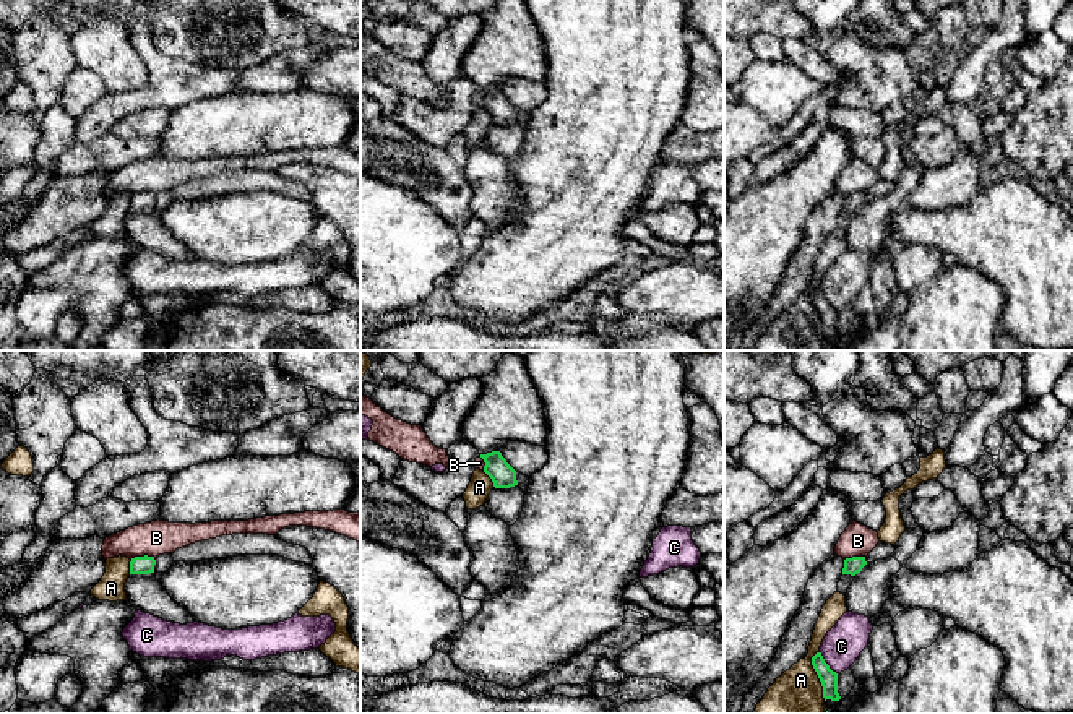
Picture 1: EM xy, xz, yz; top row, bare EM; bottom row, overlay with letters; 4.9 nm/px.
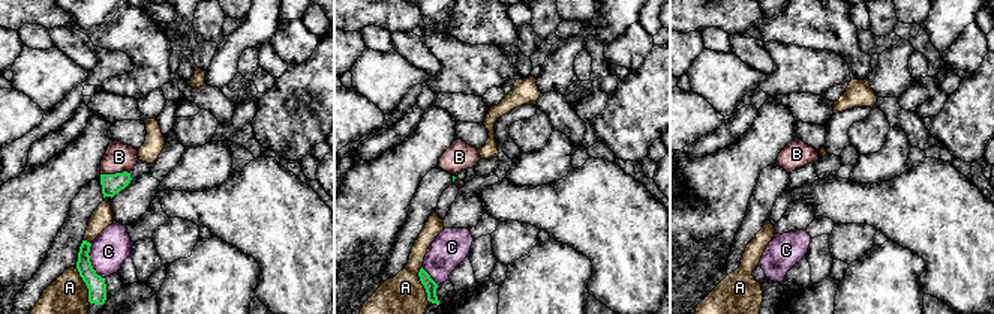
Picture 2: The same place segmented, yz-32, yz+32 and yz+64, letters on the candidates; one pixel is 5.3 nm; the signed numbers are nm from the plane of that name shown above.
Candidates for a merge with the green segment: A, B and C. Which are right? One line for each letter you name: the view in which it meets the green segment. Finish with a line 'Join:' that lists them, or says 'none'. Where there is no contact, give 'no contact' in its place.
Join: none

